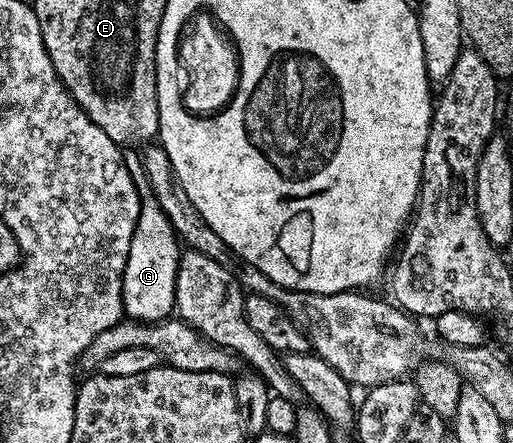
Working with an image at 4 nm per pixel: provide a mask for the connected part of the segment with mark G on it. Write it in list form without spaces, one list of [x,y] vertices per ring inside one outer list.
[[[150,194],[140,202],[140,217],[130,242],[130,254],[126,258],[126,270],[122,278],[124,291],[124,316],[151,322],[167,320],[175,309],[175,278],[178,274],[182,244],[158,202]]]

